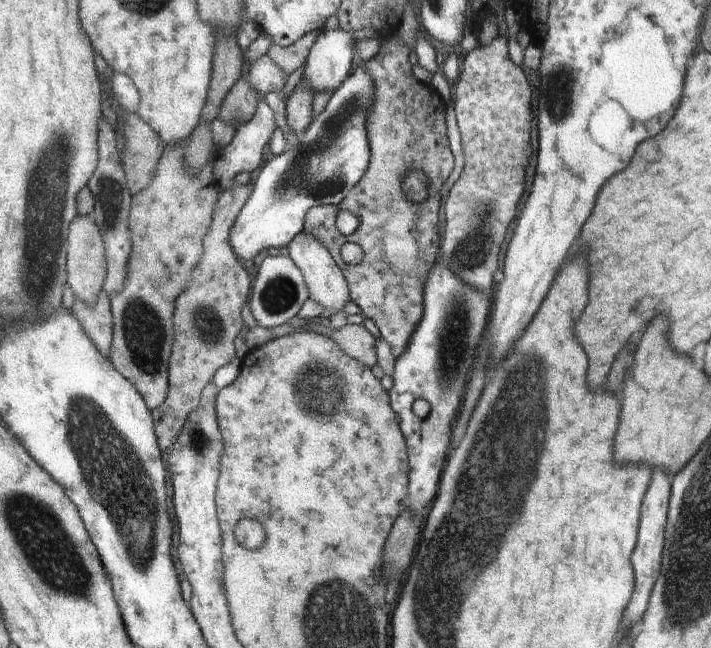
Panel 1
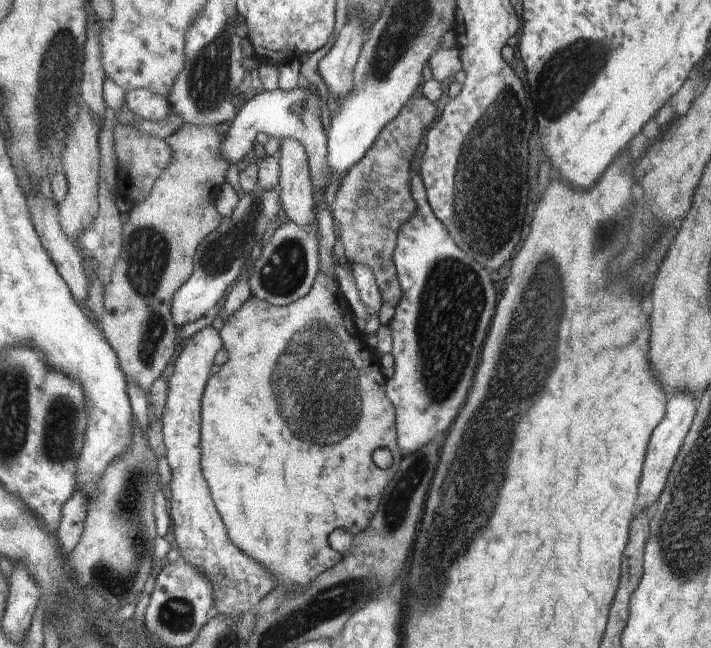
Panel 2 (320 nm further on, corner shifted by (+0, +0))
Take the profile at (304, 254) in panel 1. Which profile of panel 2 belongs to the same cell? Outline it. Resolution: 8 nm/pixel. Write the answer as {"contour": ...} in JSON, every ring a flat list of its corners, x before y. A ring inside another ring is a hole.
{"contour":[[281,139,278,155,280,196,286,216,299,225,314,222,314,188,304,145,296,139]]}

